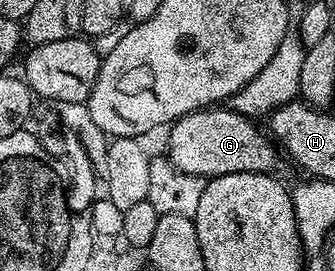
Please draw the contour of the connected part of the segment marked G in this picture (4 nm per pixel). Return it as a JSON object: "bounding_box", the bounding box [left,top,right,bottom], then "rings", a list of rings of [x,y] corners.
{"bounding_box":[168,106,278,178],"rings":[[[209,106],[201,108],[199,112],[188,112],[173,121],[169,127],[168,159],[180,171],[205,178],[225,176],[226,174],[242,174],[243,172],[271,173],[272,167],[276,164],[276,152],[278,156],[277,145],[263,131],[260,133],[252,124],[255,123],[249,117],[243,116],[241,112],[232,111],[231,107],[228,106]]]}

